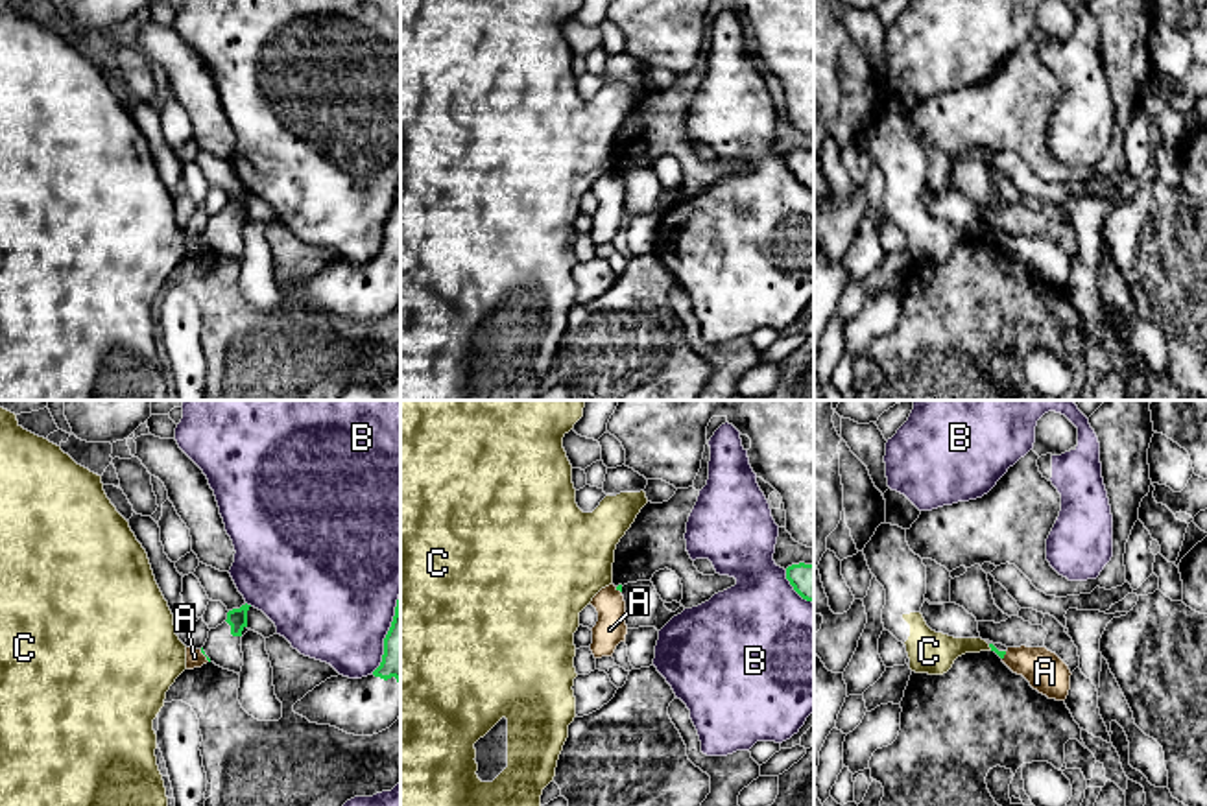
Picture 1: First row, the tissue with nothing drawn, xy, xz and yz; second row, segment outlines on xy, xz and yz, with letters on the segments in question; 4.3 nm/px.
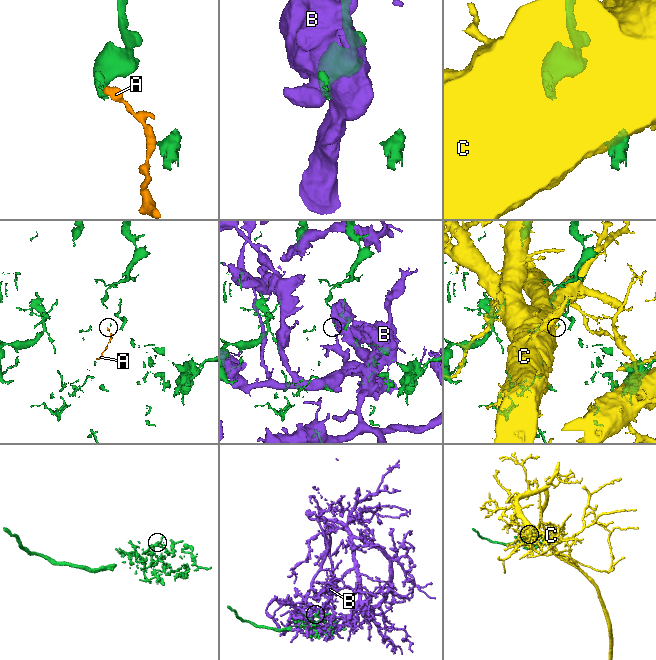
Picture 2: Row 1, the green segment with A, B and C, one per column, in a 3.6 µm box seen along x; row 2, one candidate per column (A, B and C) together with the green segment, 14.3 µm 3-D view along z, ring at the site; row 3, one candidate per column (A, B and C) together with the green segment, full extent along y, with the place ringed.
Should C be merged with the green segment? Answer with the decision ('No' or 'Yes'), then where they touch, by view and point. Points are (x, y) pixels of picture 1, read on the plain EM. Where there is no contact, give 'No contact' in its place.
No. Touches green at yz (990, 233)

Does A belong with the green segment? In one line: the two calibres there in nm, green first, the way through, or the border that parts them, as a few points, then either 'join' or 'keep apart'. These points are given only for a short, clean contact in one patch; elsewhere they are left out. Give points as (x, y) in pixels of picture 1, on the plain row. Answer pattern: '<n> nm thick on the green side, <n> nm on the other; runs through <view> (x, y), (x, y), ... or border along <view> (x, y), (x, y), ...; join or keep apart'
20 nm thick on the green side, 80 nm on the other; border along xy (200, 237), (209, 248); keep apart

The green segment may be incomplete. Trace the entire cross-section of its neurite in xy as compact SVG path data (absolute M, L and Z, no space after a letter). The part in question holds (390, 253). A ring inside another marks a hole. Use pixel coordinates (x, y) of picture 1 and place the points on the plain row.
M400 181L380 253L362 266L327 266L297 288L293 299L354 323L378 321L400 304Z

